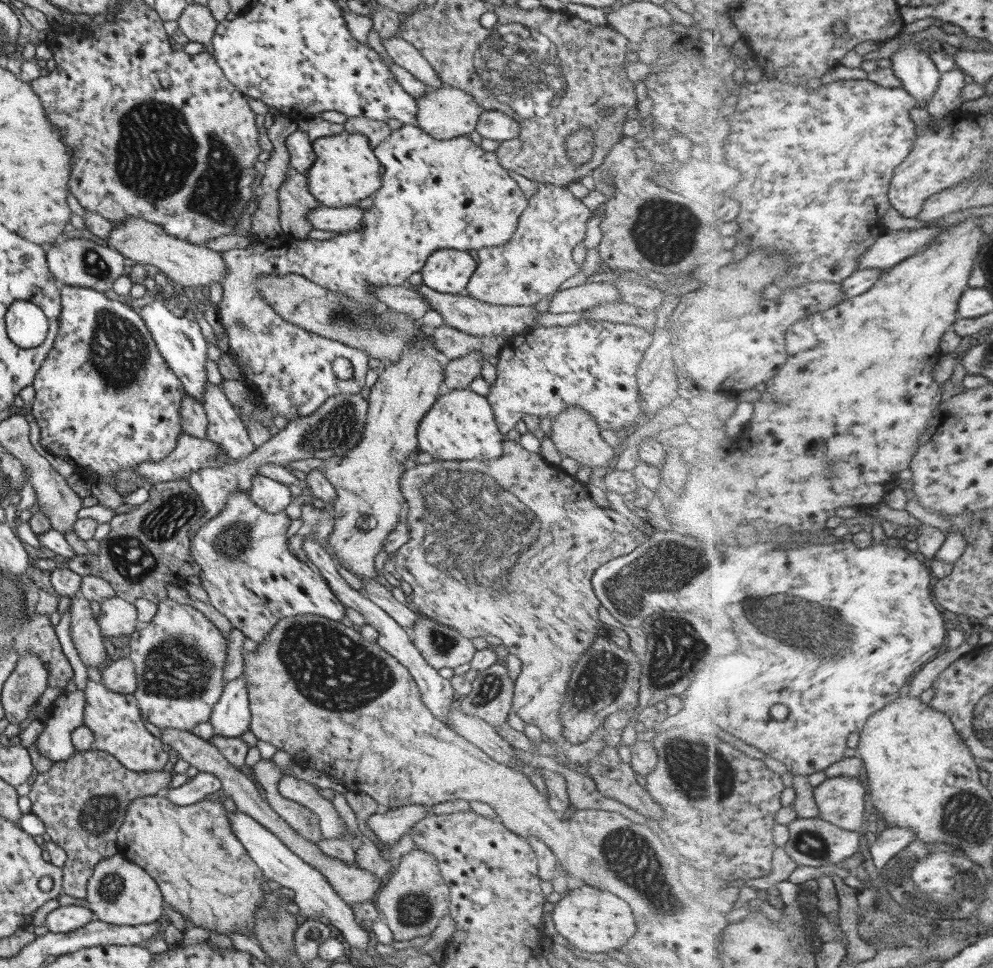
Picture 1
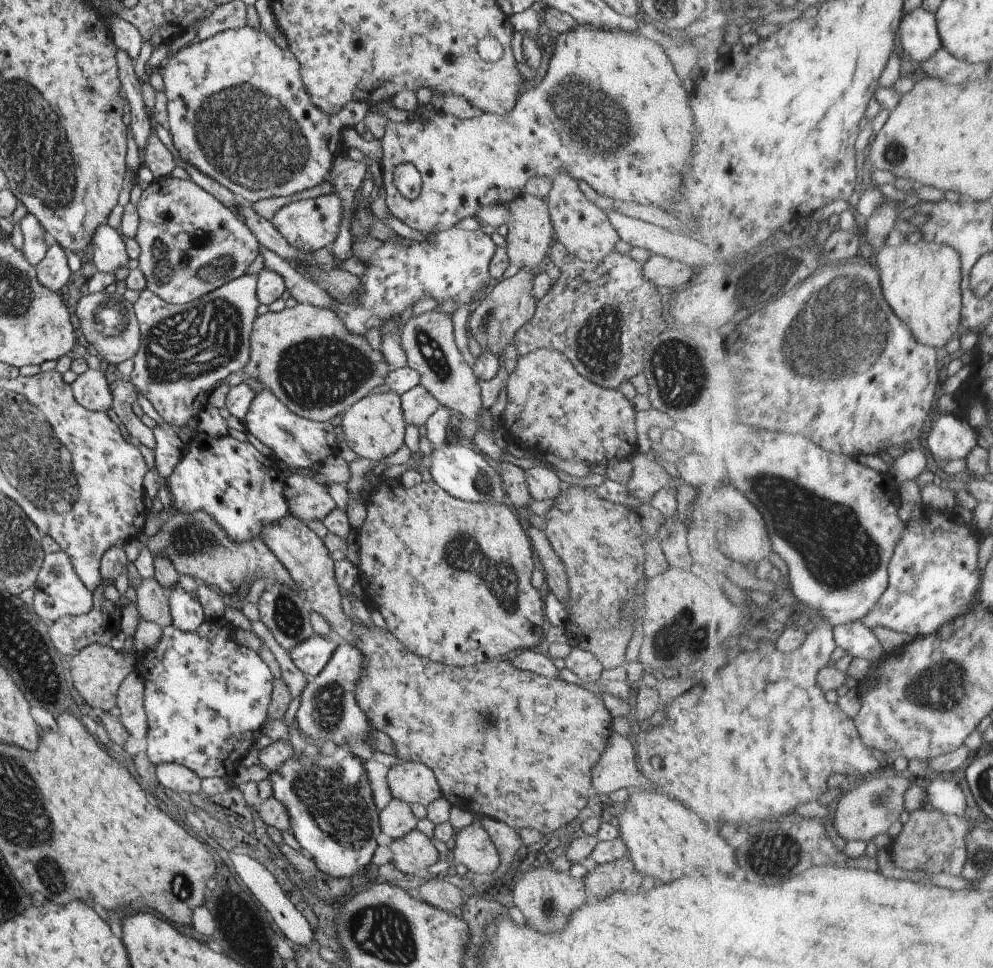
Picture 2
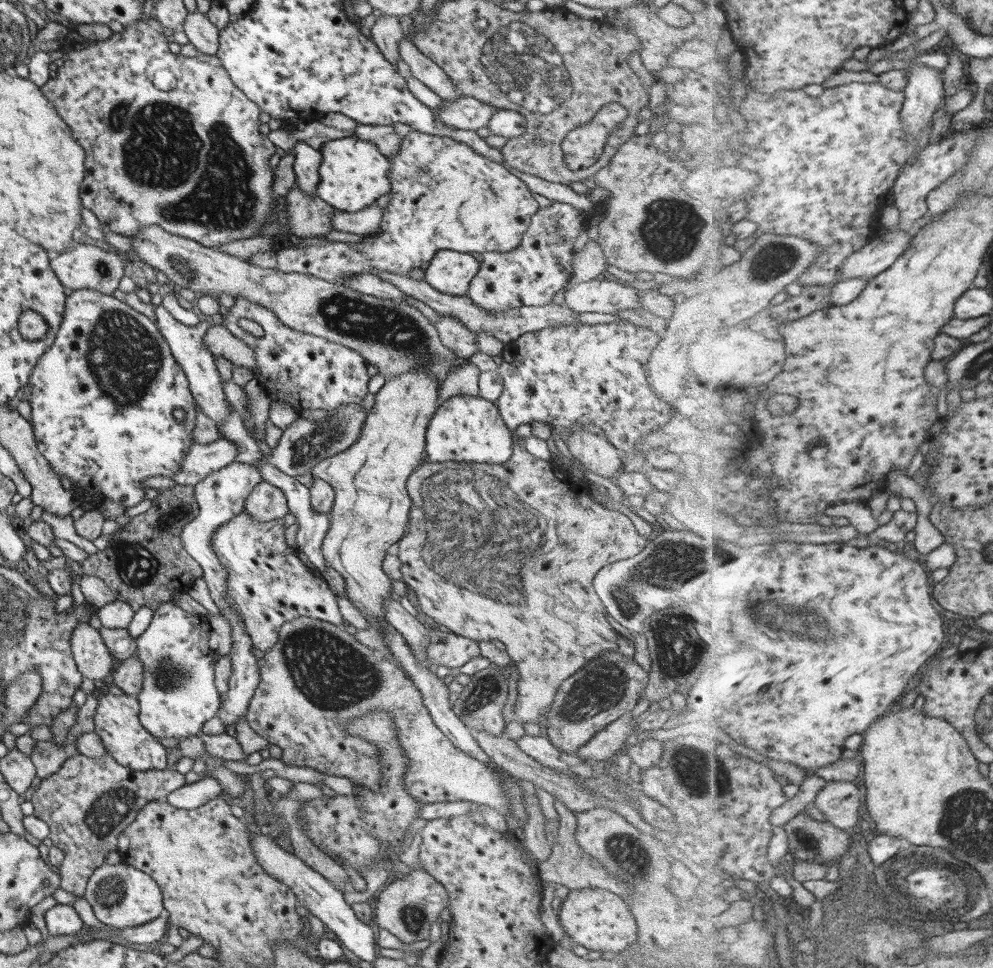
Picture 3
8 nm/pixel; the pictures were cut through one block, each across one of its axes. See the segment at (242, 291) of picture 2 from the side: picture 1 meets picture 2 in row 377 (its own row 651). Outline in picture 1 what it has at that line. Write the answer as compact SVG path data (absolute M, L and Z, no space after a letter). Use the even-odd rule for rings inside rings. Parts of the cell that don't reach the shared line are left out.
M165 597L156 604L151 621L136 628L128 638L129 660L133 664L135 691L138 711L157 729L168 728L173 731L189 732L195 726L206 723L211 708L218 702L224 688L222 673L226 666L226 638L203 613L189 605L178 604Z

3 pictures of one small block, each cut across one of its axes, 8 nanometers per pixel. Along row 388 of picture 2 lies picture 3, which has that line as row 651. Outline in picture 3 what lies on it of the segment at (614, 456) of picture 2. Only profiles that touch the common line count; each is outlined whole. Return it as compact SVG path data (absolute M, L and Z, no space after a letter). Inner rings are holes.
M515 441L511 445L511 457L503 464L453 461L439 463L425 460L407 477L405 486L411 502L409 503L406 532L397 541L397 558L401 562L402 582L415 593L421 612L432 618L433 621L446 626L453 634L477 642L498 640L505 645L505 652L508 658L515 663L519 673L513 716L521 723L533 723L543 728L546 715L550 713L549 709L553 704L552 700L555 698L559 686L571 675L577 673L577 670L581 669L585 663L597 658L597 654L601 655L605 651L617 651L619 635L611 629L605 619L606 612L592 588L592 578L603 566L639 554L649 540L635 531L627 515L606 509L598 501L594 501L588 483L582 481L574 472L569 474L559 466L549 463L549 460L533 458L524 446ZM467 464L473 464L473 466L467 466ZM465 482L467 484L471 482L471 490L465 490ZM499 482L505 484L505 486L499 486ZM459 490L461 492L465 490L467 496L471 496L471 498L461 498Z

